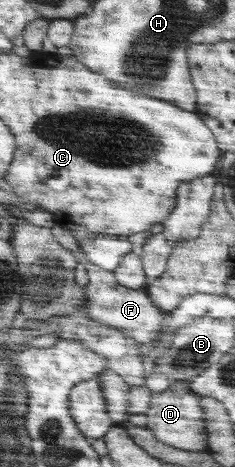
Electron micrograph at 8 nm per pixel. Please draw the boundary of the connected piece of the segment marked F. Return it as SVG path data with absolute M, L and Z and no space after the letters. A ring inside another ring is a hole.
M55 222L53 227L50 228L50 232L52 232L59 244L72 251L77 263L82 263L87 271L89 283L83 287L85 289L85 297L87 298L82 308L85 309L90 319L102 325L115 327L124 336L130 337L139 344L152 343L152 341L156 341L160 337L160 333L164 329L164 313L160 311L160 306L156 307L153 304L152 298L145 289L128 289L126 286L118 283L113 271L90 263L82 249L80 249L78 241L60 223Z

